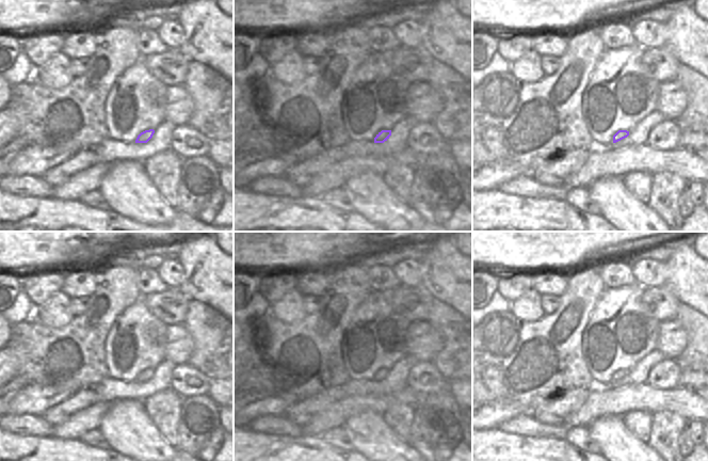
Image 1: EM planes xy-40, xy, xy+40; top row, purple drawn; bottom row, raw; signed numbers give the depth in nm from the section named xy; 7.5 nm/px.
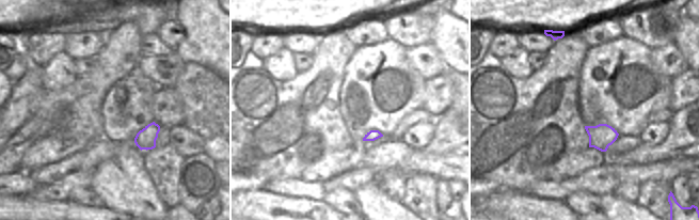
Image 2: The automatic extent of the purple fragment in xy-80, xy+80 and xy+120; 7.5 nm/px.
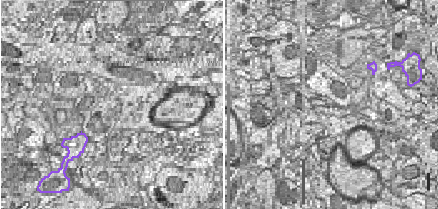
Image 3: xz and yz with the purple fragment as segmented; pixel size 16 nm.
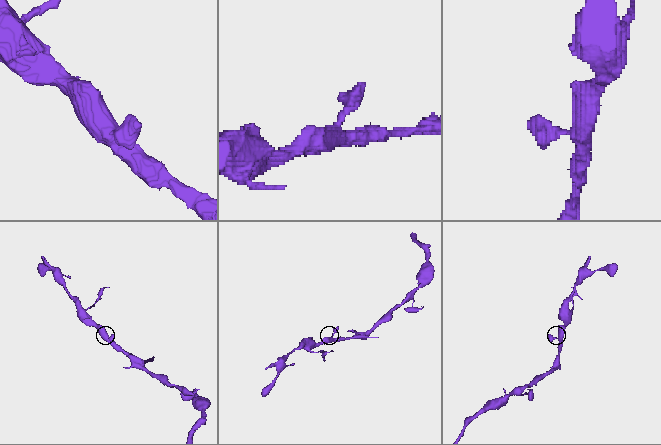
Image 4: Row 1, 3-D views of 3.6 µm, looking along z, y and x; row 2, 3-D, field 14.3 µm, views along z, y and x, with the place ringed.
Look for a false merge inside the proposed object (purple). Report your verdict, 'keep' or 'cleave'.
keep

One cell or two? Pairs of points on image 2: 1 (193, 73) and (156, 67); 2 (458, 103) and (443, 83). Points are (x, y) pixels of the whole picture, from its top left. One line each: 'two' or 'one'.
1: two
2: two

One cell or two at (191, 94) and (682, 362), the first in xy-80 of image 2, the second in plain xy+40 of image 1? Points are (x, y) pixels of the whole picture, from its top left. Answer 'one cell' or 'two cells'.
one cell

